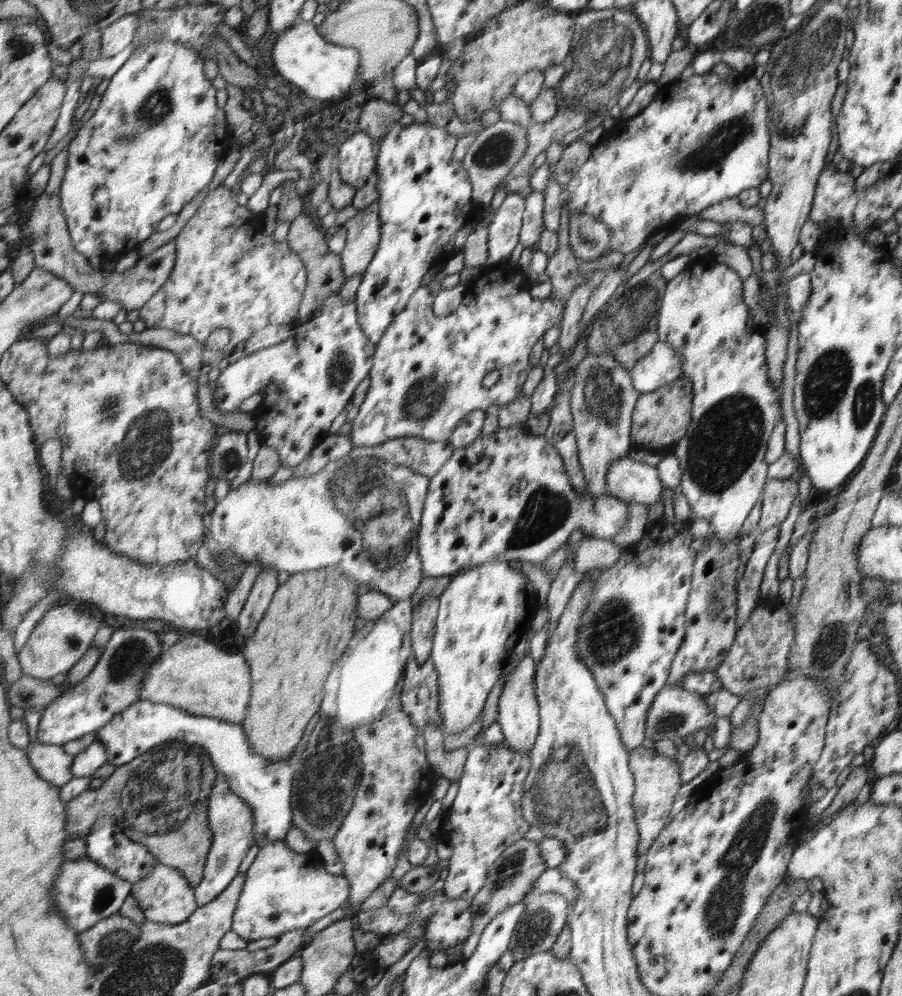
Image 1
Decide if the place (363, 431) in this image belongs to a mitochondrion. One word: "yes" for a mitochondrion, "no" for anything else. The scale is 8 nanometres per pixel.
no

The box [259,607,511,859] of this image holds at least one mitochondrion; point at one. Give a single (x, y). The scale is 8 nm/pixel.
(326, 781)

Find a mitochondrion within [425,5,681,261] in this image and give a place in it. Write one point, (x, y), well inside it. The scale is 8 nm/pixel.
(606, 59)

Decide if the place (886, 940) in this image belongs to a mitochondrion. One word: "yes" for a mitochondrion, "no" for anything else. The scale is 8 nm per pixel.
no

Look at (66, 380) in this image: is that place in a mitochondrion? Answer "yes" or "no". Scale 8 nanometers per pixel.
no

